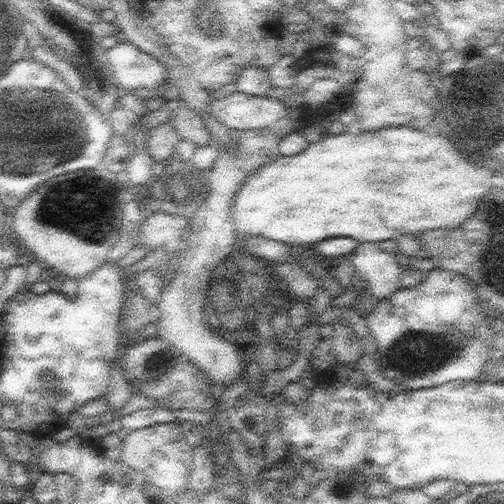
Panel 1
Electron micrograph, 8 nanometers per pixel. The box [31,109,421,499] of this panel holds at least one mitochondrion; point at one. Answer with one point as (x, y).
(77, 205)

